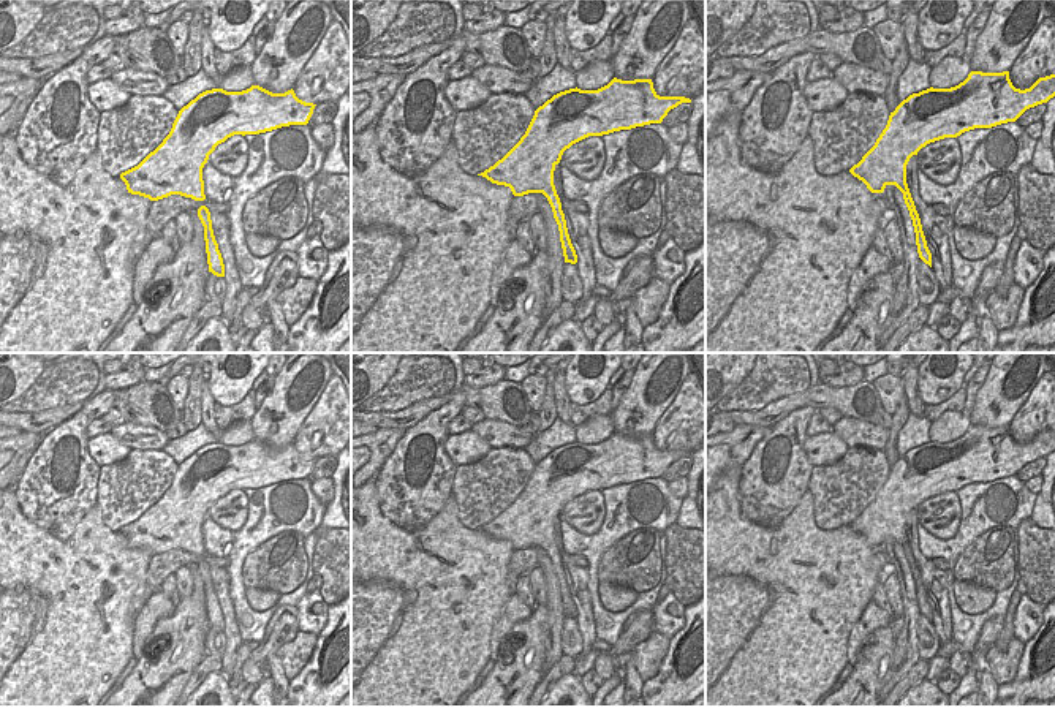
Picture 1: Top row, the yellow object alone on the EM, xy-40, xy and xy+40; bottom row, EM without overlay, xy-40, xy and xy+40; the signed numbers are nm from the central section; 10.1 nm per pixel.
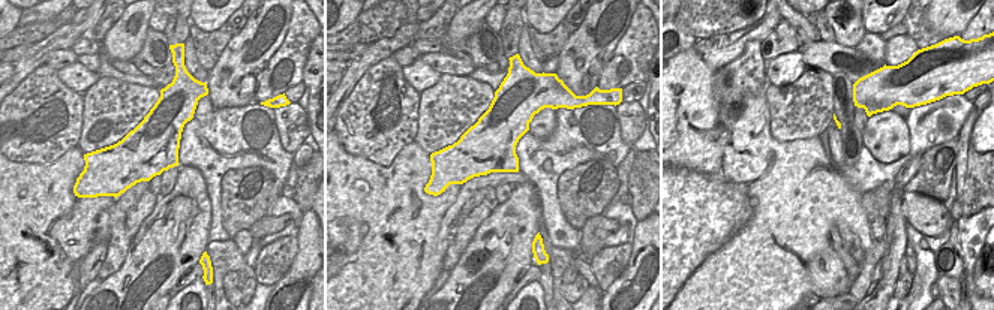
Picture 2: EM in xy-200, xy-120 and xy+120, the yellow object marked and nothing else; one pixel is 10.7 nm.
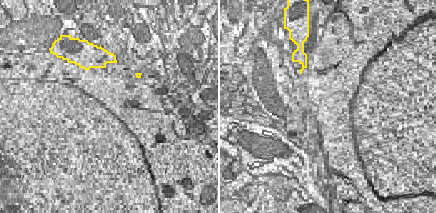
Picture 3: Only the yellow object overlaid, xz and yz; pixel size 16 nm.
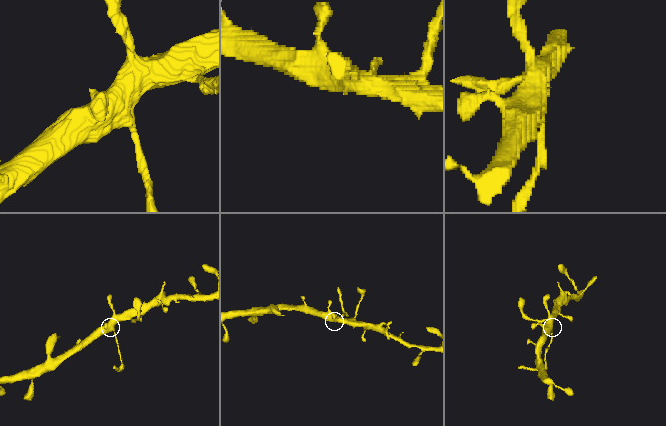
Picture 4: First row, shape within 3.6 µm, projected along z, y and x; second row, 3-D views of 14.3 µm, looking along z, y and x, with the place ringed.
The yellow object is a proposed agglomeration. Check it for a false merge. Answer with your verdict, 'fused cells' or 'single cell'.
fused cells

